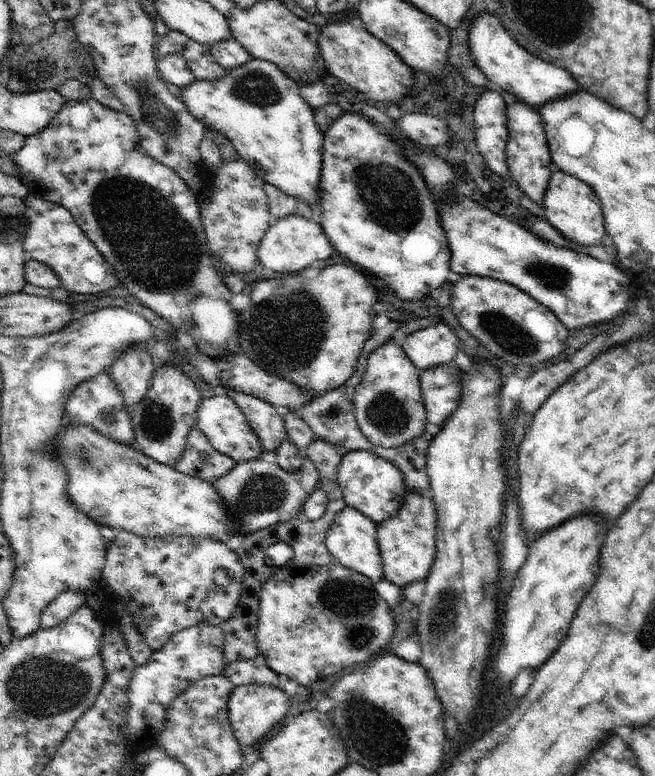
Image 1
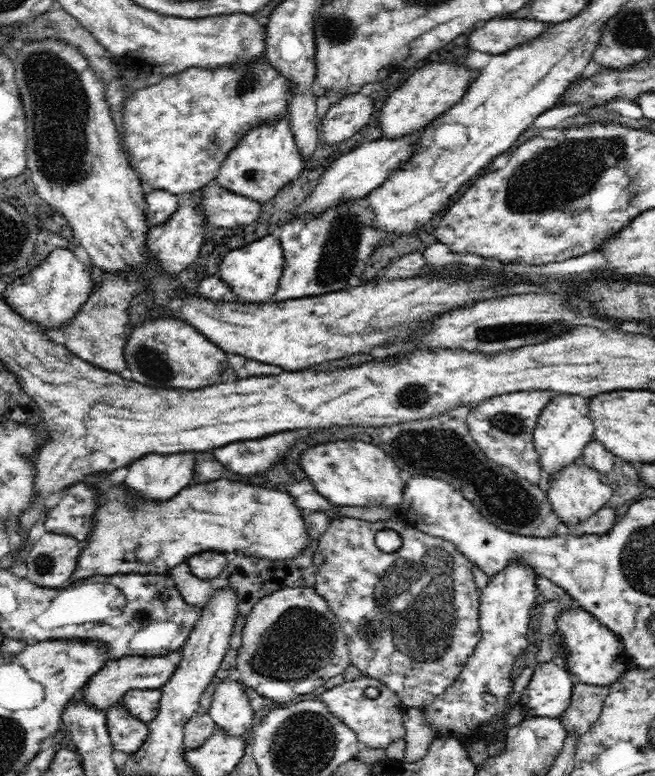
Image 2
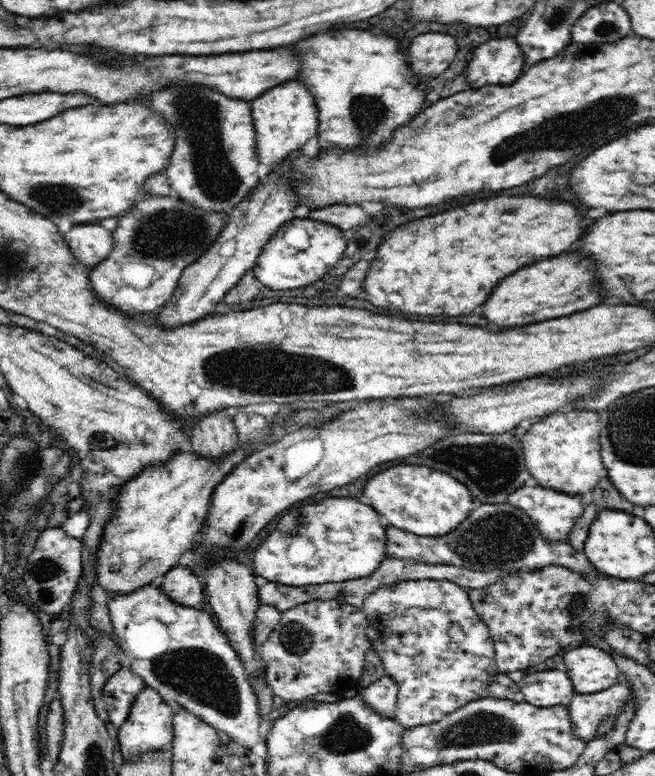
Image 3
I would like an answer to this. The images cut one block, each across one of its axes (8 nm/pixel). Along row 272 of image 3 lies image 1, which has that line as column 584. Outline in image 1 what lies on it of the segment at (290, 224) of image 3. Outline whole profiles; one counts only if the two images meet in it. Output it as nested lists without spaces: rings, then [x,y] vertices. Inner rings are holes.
[[[454,196],[454,198],[448,198],[448,200],[445,200],[440,206],[438,206],[438,208],[440,214],[439,221],[444,229],[449,251],[451,252],[450,268],[452,272],[458,272],[458,274],[462,275],[478,275],[491,279],[498,279],[516,285],[518,288],[520,288],[520,290],[528,293],[534,300],[537,300],[540,304],[543,304],[546,308],[549,308],[570,332],[577,329],[582,329],[584,326],[602,324],[602,322],[610,324],[614,318],[618,318],[618,316],[622,314],[622,310],[630,310],[630,304],[628,304],[628,300],[624,300],[624,296],[628,296],[628,294],[624,294],[624,286],[622,286],[622,282],[628,282],[628,280],[626,280],[626,276],[624,276],[620,270],[616,270],[616,268],[614,268],[613,263],[599,261],[598,259],[595,259],[586,253],[581,253],[562,247],[558,248],[552,243],[543,241],[540,237],[537,237],[529,230],[526,230],[523,226],[520,226],[518,223],[506,218],[506,216],[494,213],[483,205],[474,202],[474,200],[470,200],[470,198],[464,198],[464,196]]]

